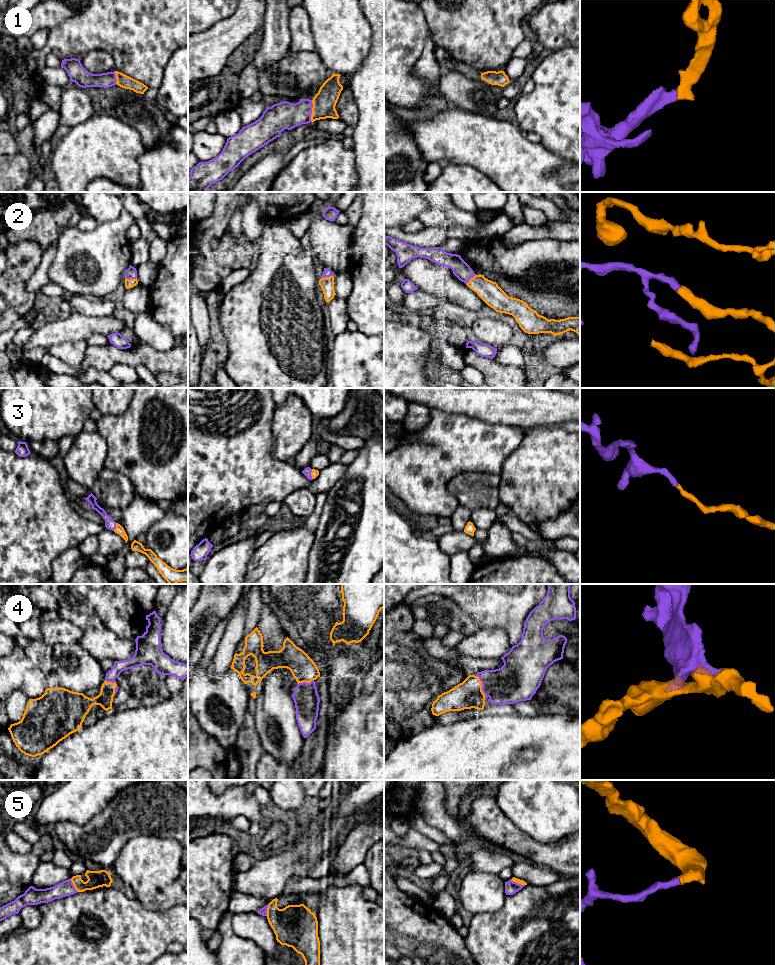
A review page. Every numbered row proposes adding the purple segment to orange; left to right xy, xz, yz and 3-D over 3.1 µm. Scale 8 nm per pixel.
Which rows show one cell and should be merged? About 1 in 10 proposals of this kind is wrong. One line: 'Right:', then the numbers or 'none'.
Right: 1, 2, 3, 4, 5

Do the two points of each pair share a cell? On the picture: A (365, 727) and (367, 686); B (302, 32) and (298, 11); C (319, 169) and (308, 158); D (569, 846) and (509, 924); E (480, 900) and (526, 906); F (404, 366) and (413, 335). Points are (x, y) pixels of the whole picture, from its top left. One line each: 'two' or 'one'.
A: two
B: one
C: one
D: two
E: two
F: one

